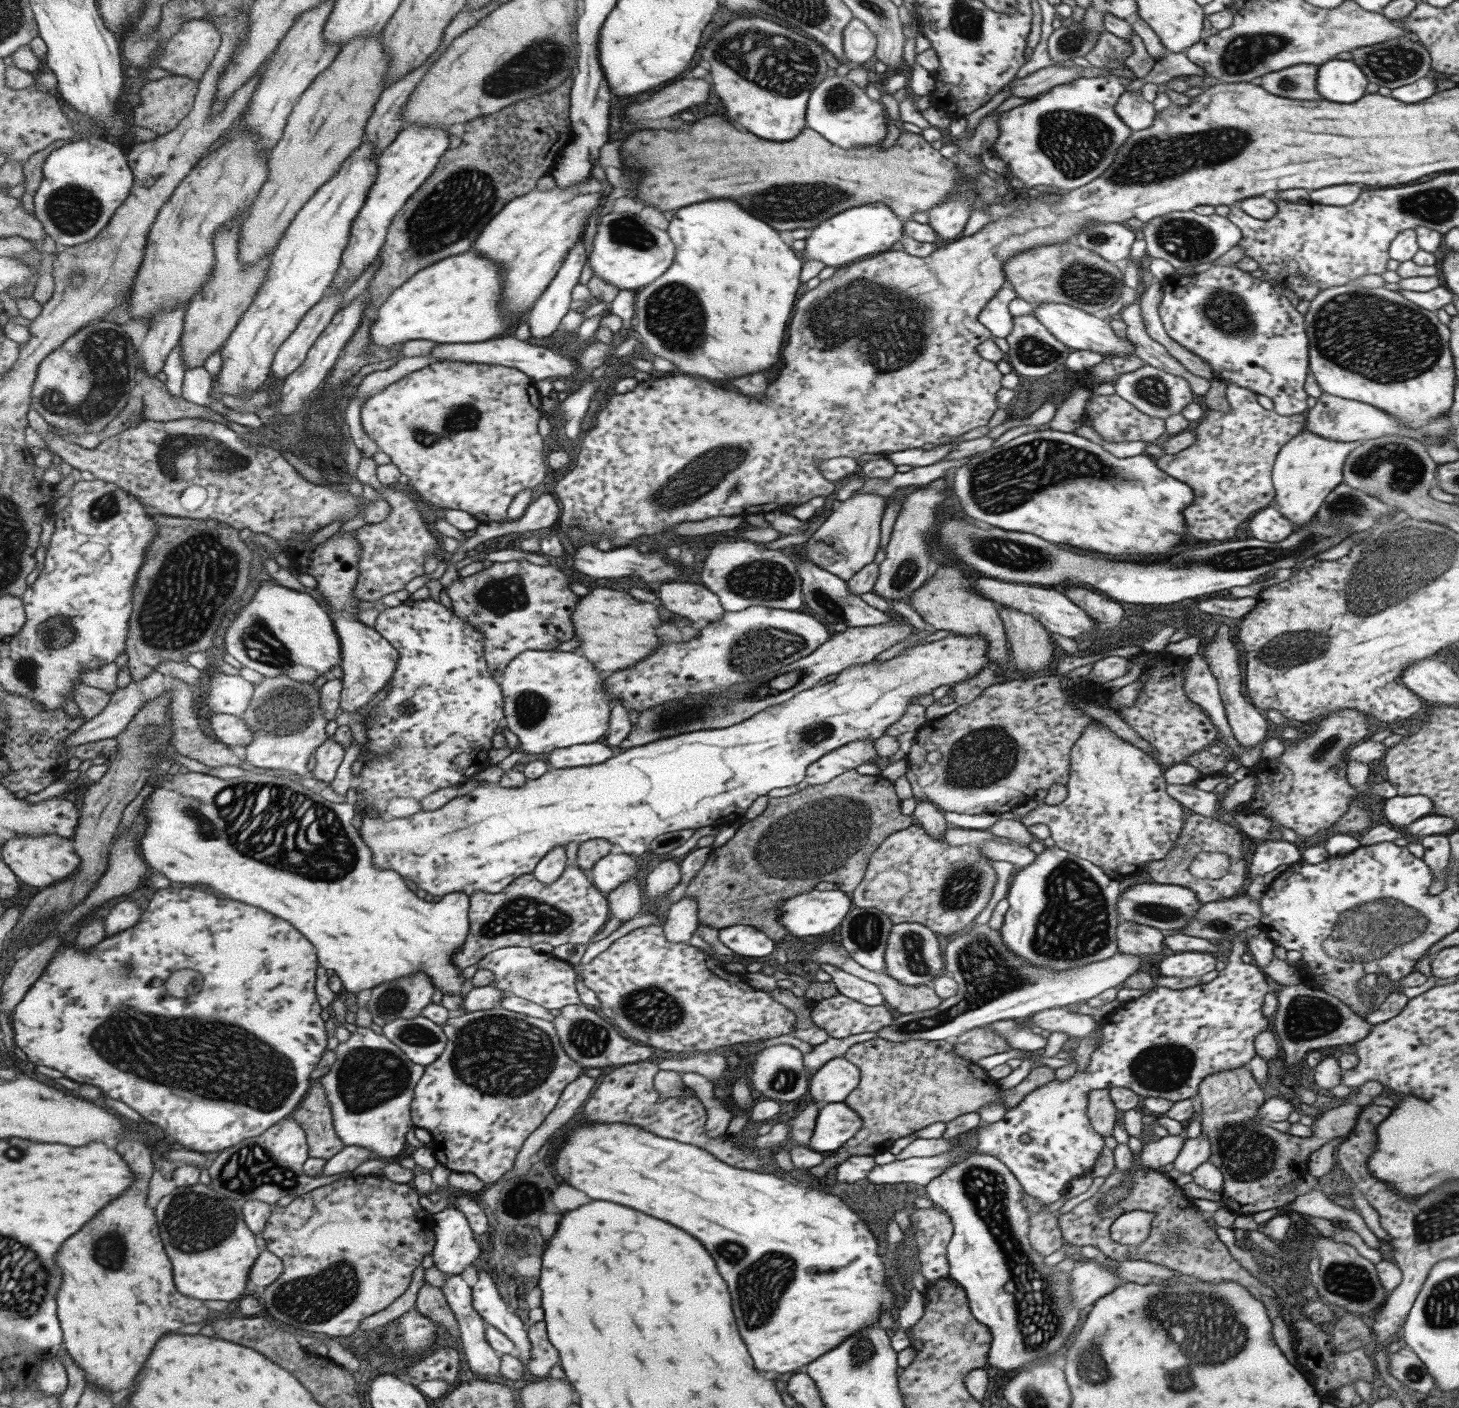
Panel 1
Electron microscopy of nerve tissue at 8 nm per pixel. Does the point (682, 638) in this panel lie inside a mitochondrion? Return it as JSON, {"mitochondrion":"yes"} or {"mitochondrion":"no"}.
{"mitochondrion":"no"}

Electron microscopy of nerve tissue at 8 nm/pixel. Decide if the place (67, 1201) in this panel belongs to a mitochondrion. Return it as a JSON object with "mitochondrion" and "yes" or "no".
{"mitochondrion":"no"}

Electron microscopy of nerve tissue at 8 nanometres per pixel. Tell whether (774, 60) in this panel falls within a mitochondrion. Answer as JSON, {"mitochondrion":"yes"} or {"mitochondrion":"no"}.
{"mitochondrion":"yes"}

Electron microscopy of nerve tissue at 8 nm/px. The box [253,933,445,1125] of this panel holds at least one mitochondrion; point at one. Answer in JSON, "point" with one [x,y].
{"point":[367,1078]}

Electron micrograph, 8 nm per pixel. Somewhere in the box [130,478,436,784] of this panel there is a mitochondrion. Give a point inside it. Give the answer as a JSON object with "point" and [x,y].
{"point":[207,567]}

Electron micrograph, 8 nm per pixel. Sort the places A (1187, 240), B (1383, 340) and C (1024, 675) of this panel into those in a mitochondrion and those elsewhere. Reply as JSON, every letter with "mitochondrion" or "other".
{"A":"mitochondrion","B":"mitochondrion","C":"other"}

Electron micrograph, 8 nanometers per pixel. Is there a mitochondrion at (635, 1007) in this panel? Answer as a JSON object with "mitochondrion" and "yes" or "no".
{"mitochondrion":"yes"}

